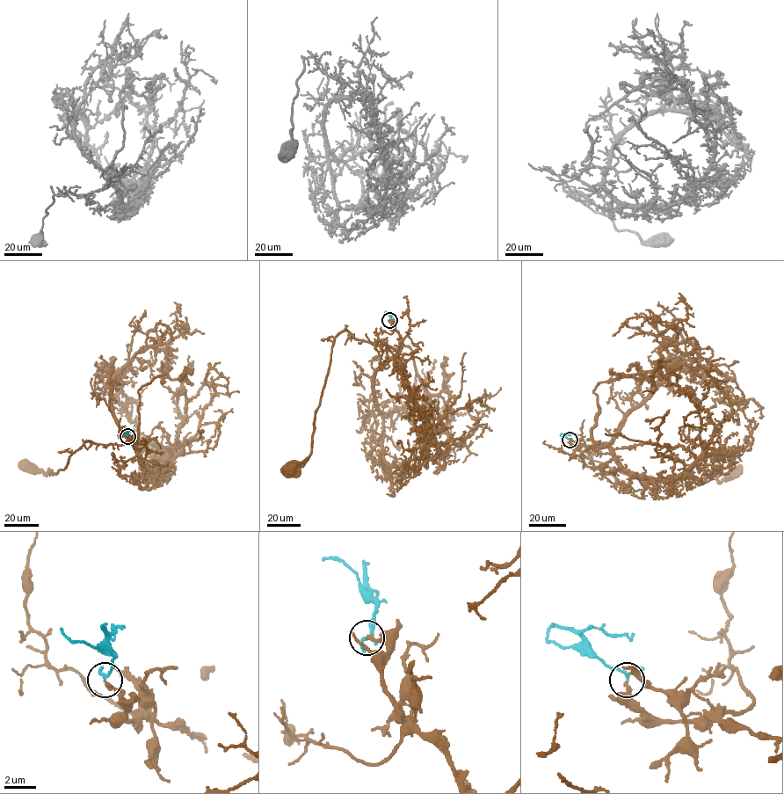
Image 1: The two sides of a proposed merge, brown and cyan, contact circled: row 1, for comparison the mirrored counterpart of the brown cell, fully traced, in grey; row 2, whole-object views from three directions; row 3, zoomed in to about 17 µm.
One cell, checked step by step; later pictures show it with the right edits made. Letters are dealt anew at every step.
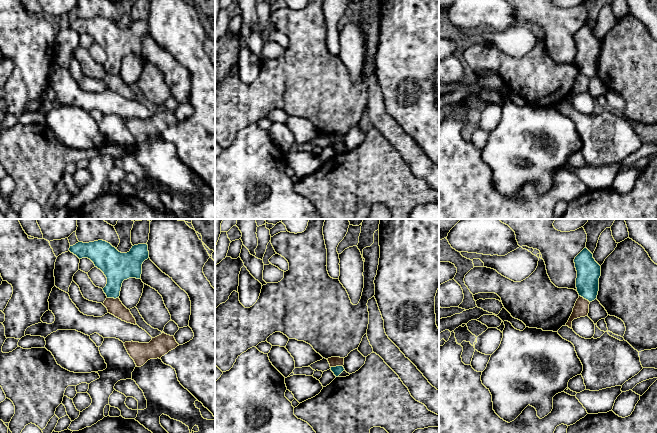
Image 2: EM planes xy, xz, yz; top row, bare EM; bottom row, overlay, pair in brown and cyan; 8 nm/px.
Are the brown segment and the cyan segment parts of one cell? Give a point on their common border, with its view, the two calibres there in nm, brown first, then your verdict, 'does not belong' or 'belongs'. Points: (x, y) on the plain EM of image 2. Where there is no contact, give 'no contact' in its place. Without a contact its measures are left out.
meets brown in xy at (113, 74); 130 nm thick on the brown side, 220 nm on the other; does not belong

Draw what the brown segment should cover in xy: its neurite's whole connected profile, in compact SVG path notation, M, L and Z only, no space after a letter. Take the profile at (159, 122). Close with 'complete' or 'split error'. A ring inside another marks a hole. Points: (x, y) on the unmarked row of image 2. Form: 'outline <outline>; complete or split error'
outline M162 109L152 114L149 119L125 118L124 122L134 136L137 143L143 142L150 135L161 135L169 127L175 125L179 120L174 112Z; complete

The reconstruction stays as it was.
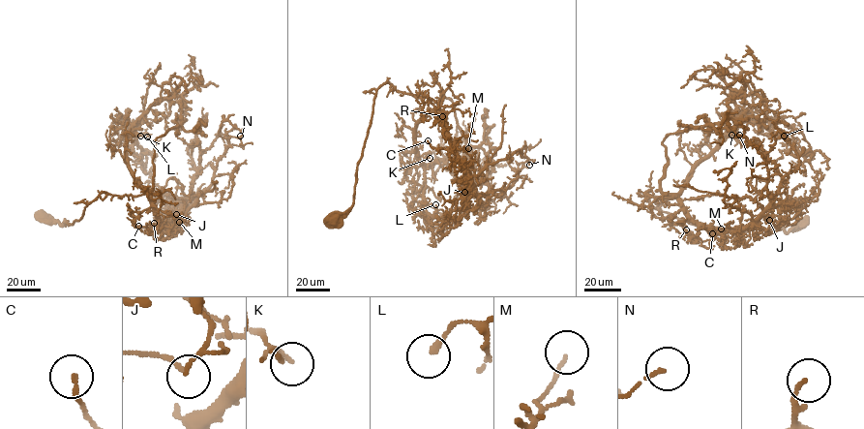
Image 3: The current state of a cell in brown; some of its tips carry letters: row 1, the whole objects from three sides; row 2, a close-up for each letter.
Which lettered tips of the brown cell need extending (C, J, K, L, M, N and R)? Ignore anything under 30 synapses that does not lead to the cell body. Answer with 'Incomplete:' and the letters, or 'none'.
Incomplete: none

